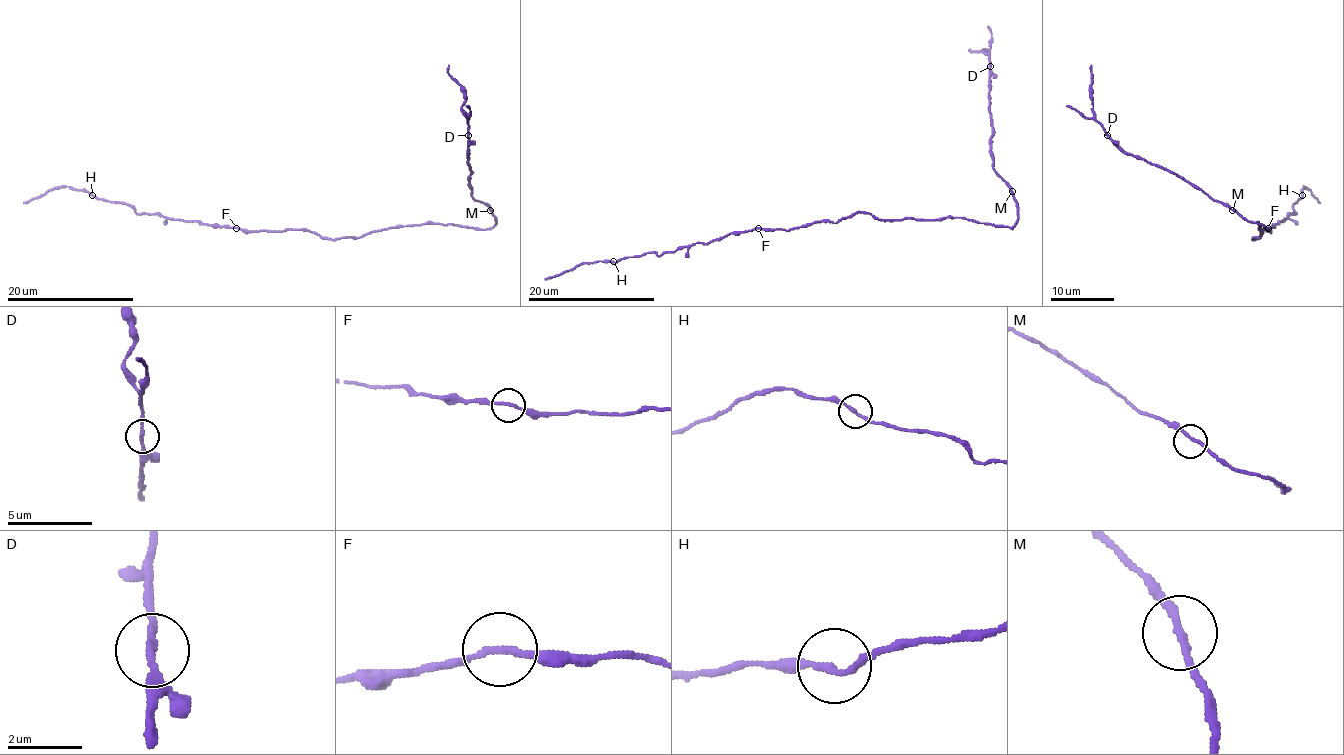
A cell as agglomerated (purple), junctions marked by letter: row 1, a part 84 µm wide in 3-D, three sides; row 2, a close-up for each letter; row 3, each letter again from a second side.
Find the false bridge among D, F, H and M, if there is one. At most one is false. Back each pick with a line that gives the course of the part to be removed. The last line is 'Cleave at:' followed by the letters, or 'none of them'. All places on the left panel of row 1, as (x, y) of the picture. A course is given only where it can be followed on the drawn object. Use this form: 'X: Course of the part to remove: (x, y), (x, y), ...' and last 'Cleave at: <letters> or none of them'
Cleave at: none of them

